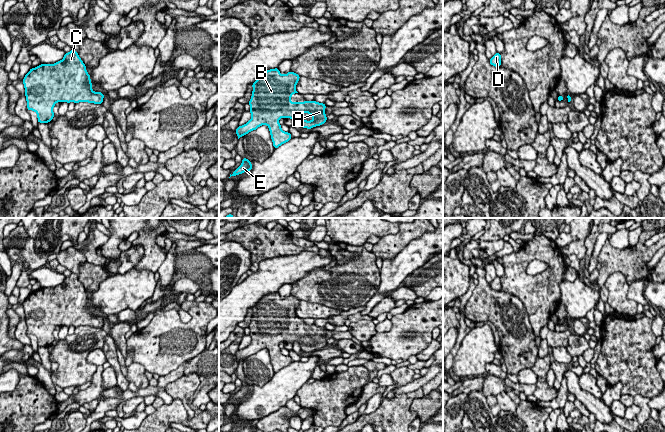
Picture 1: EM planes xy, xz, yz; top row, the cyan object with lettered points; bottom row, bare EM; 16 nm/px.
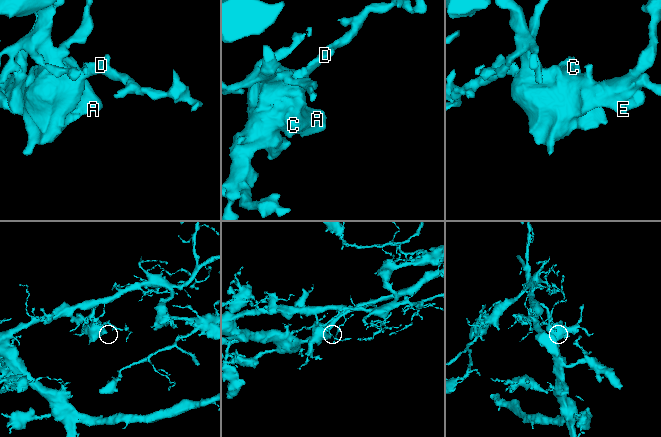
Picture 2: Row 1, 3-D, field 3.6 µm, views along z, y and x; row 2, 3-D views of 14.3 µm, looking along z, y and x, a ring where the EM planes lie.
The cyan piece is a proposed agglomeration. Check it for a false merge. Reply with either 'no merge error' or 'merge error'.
no merge error

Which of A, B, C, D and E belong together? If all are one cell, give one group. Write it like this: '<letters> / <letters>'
A B C D E

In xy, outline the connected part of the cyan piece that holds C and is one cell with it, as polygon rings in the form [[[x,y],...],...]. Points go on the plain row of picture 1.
[[[75,274],[55,288],[31,292],[23,303],[27,334],[37,337],[38,347],[49,347],[57,326],[102,328],[104,318],[94,316],[90,298]]]

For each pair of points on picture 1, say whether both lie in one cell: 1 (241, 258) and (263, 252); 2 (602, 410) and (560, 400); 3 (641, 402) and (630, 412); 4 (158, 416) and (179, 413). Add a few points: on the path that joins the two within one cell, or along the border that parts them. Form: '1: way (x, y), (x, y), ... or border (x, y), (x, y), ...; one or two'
1: border (231, 241), (237, 241), (250, 252), (250, 269); two
2: border (563, 375), (566, 379), (568, 390); two
3: border (633, 404), (639, 408), (639, 412), (635, 416); two
4: way (163, 416), (174, 413); one

